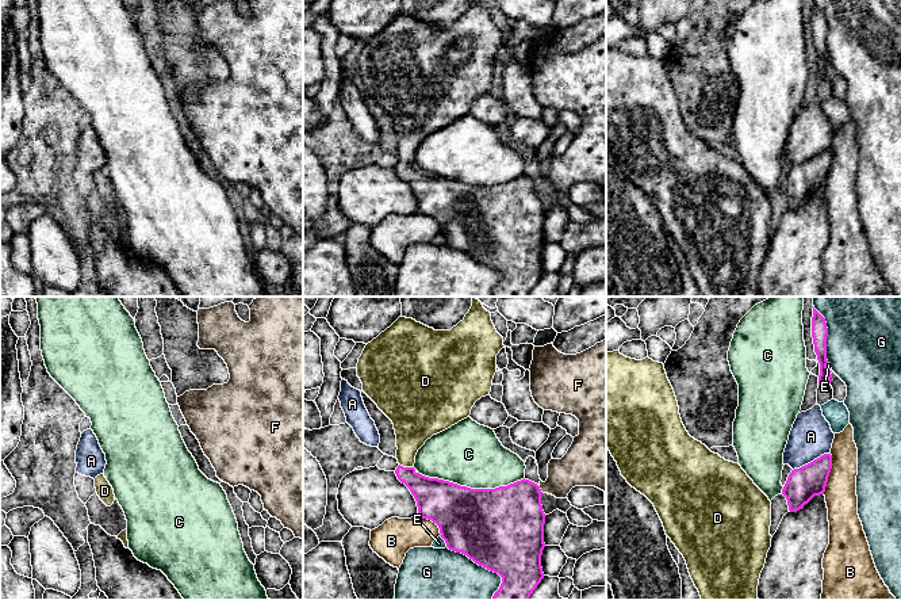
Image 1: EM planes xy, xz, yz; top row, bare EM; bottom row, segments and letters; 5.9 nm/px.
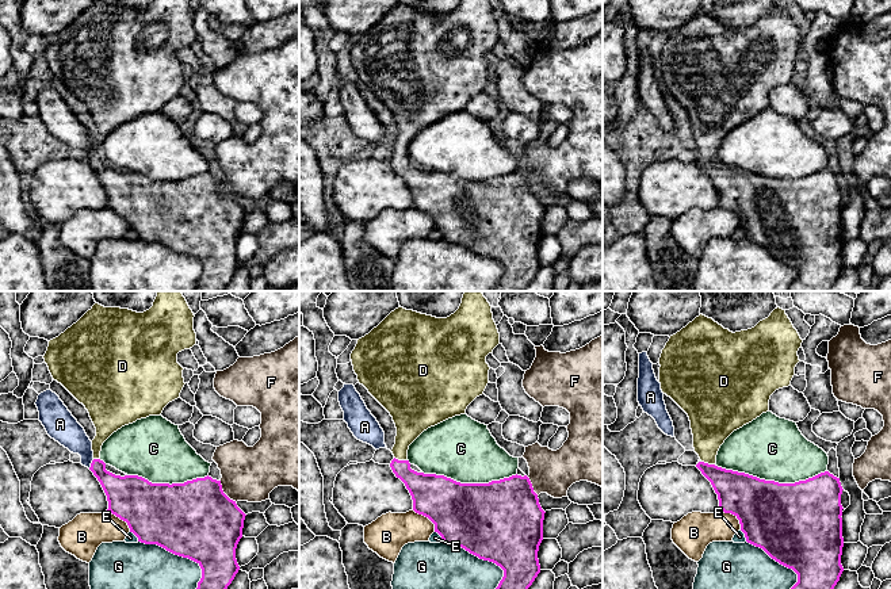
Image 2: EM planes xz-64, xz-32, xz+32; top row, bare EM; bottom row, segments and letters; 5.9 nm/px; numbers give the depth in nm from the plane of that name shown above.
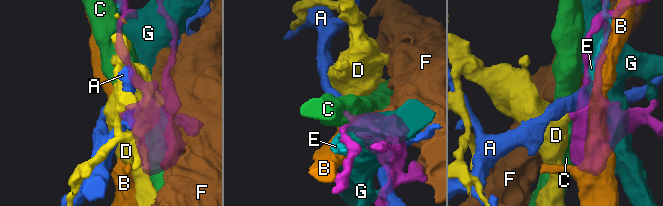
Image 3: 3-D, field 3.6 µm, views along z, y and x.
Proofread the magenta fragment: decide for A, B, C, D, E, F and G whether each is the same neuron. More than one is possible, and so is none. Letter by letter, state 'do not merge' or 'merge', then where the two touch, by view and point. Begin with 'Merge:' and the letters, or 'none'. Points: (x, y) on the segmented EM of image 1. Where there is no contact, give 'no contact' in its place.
Merge: D
A: do not merge; contact yz (811, 462)
B: do not merge; contact yz (829, 472)
C: do not merge; contact xz (470, 488)
D: merge; contact xz (406, 467)
E: do not merge; contact xz (444, 539)
F: do not merge; contact xz (540, 489)
G: do not merge; contact xz (484, 566)

